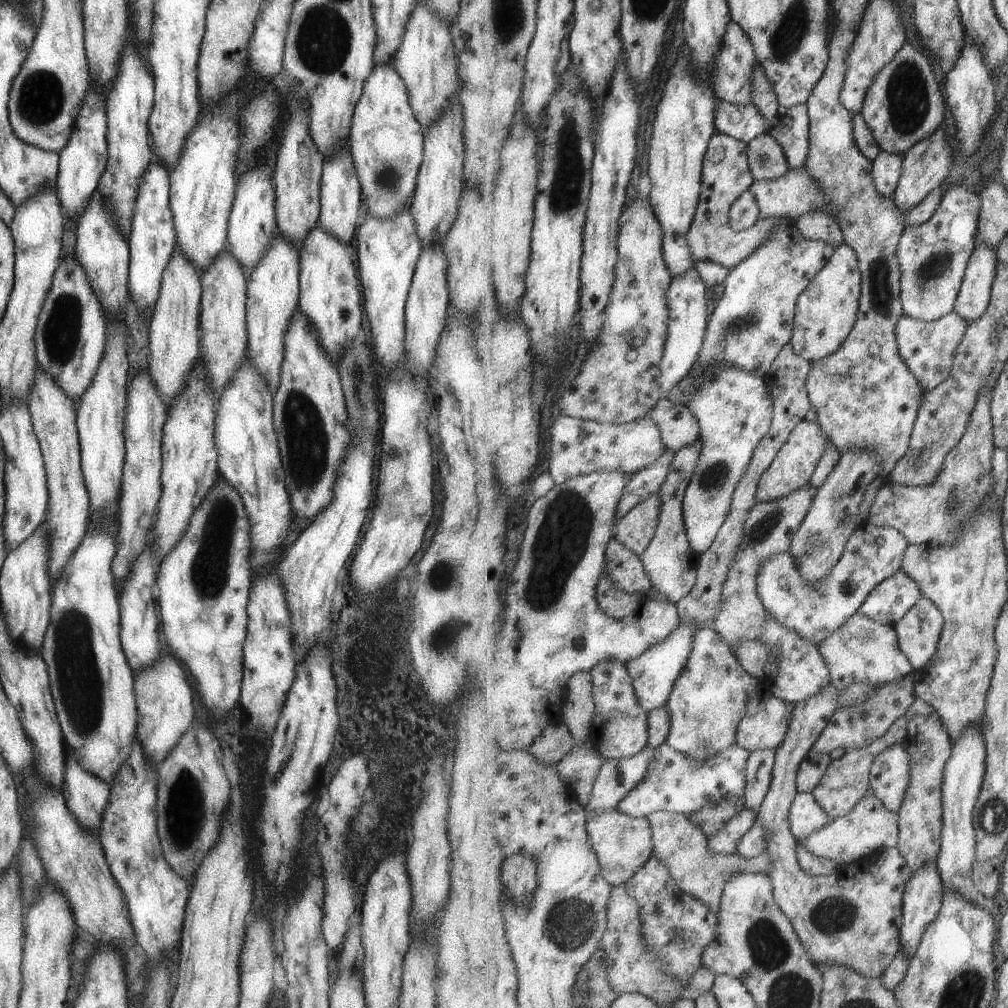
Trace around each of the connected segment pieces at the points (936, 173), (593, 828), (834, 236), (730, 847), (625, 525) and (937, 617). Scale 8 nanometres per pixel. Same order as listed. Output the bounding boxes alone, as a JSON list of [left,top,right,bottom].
[[894,127,956,213],[586,808,654,887],[794,209,846,248],[707,806,757,856],[615,492,661,556],[894,596,945,670]]

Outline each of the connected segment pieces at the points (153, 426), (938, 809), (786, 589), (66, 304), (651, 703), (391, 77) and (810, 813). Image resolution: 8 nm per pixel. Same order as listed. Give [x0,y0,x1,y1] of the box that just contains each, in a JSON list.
[[110,370,167,588],[898,698,953,871],[757,522,908,646],[34,254,106,404],[627,623,698,714],[348,62,422,219],[790,791,833,841]]

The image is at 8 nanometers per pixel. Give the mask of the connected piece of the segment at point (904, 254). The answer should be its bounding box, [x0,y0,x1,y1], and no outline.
[898,184,983,321]

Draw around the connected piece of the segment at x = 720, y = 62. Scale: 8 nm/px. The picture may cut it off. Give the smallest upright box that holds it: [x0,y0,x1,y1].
[713,20,757,105]

